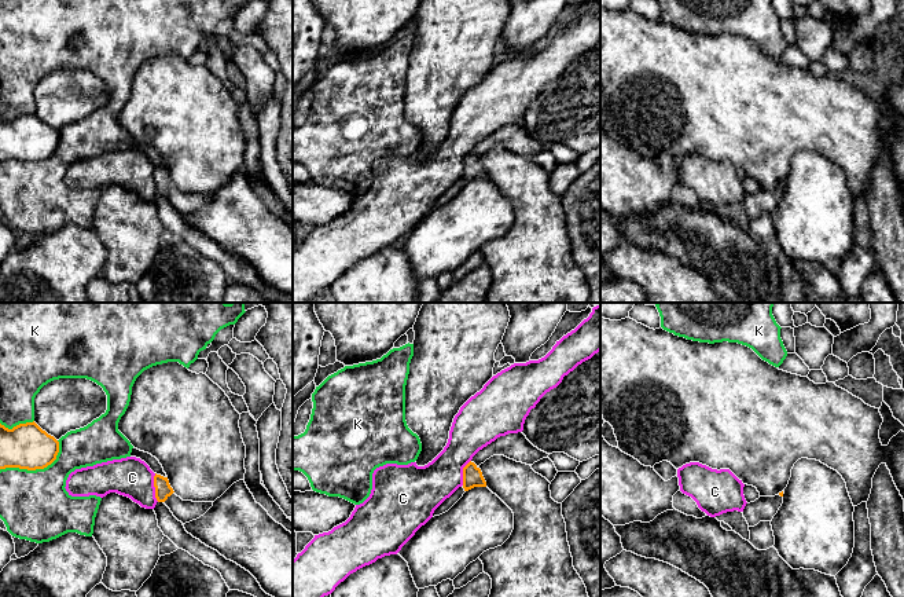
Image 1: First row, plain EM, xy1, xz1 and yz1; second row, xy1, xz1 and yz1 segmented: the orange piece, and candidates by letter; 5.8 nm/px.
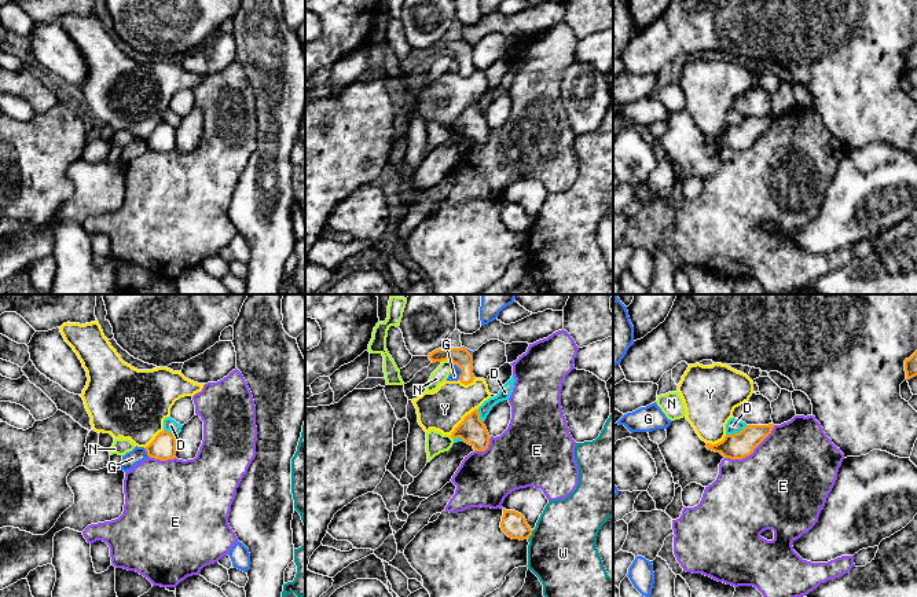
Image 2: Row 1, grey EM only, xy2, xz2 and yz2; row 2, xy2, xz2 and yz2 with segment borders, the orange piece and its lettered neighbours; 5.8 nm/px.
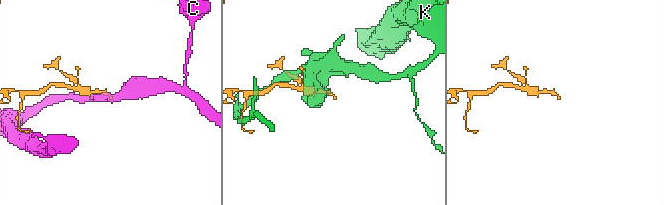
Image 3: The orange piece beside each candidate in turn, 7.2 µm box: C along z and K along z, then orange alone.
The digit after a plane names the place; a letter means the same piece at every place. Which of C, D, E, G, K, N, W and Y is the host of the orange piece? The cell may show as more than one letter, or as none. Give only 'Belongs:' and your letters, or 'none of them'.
Belongs: none of them

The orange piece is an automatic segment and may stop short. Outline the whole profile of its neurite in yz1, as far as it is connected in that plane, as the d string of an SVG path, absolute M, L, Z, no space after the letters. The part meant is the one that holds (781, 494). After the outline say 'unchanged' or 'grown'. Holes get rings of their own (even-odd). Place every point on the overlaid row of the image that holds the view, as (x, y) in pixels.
M783 491L775 497L760 497L754 502L746 503L742 513L749 527L754 527L760 521L772 521L782 503Z; grown

